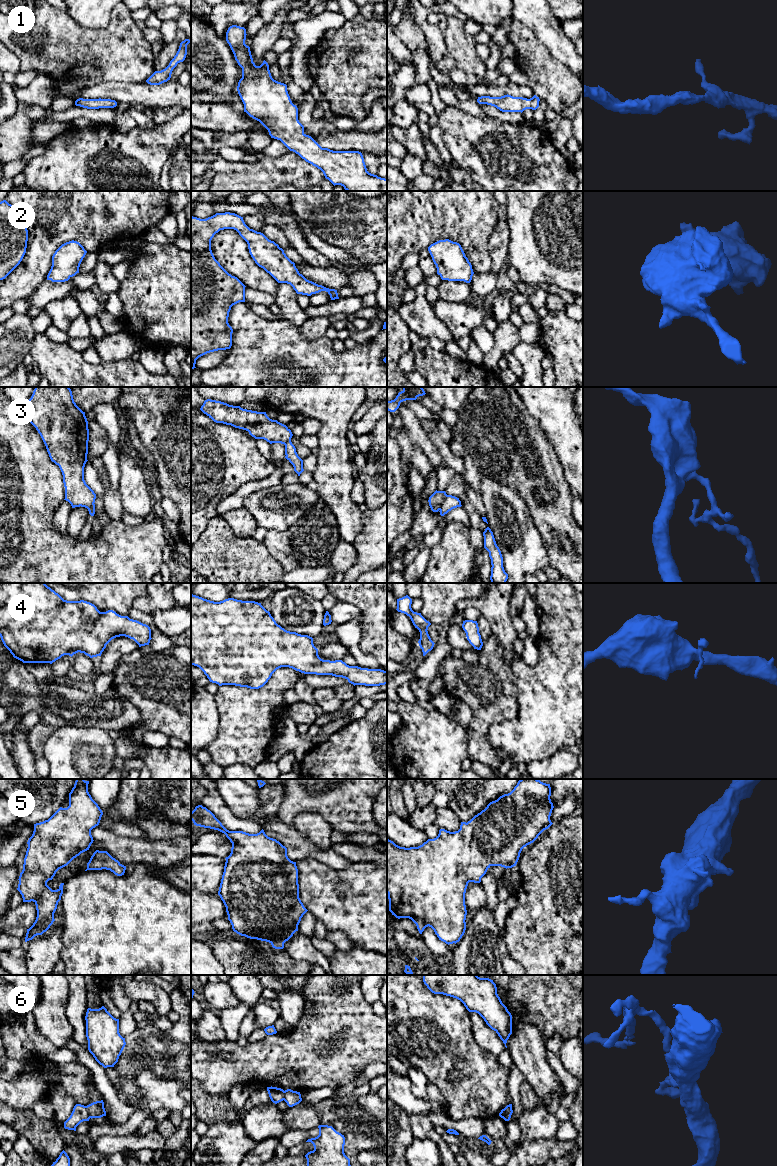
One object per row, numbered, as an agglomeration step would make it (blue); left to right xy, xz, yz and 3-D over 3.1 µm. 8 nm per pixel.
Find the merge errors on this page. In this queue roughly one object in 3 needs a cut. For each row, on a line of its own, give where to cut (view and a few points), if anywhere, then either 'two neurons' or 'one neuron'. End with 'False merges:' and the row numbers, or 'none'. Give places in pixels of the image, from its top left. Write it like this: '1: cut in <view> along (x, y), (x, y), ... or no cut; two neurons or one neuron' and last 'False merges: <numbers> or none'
1: no cut; one neuron
2: no cut; one neuron
3: cut in yz along (446, 494), (439, 509); two neurons
4: no cut; one neuron
5: no cut; one neuron
6: cut in xy along (86, 1106), (90, 1117); two neurons
False merges: 3, 6

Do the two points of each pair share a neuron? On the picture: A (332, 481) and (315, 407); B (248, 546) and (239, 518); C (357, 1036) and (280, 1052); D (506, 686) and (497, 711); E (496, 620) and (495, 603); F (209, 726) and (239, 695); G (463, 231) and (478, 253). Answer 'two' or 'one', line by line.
A: one
B: two
C: one
D: one
E: one
F: two
G: one

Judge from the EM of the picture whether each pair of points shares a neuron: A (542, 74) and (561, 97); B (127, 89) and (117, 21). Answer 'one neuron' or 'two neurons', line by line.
A: one neuron
B: two neurons

